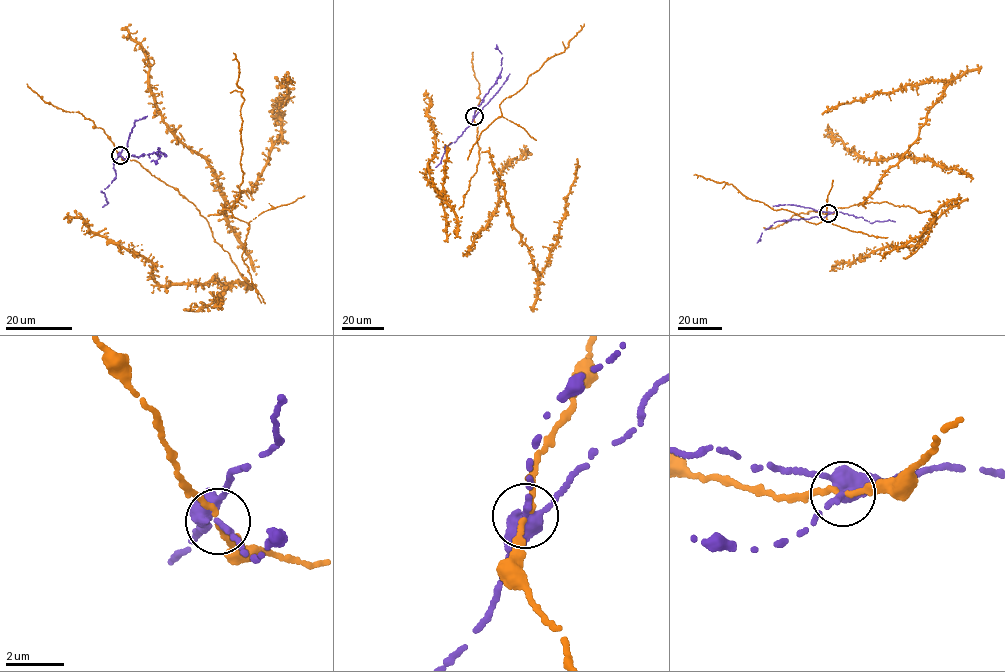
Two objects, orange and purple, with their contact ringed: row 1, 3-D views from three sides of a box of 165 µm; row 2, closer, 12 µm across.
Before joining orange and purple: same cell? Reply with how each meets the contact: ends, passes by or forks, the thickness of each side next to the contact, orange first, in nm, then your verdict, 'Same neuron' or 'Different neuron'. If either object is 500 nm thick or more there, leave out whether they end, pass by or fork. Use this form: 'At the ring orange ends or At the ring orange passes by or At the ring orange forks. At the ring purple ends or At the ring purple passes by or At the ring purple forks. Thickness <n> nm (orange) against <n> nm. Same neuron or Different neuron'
At the ring orange passes by. At the ring purple passes by. Thickness 190 nm (orange) against 200 nm. Different neuron

